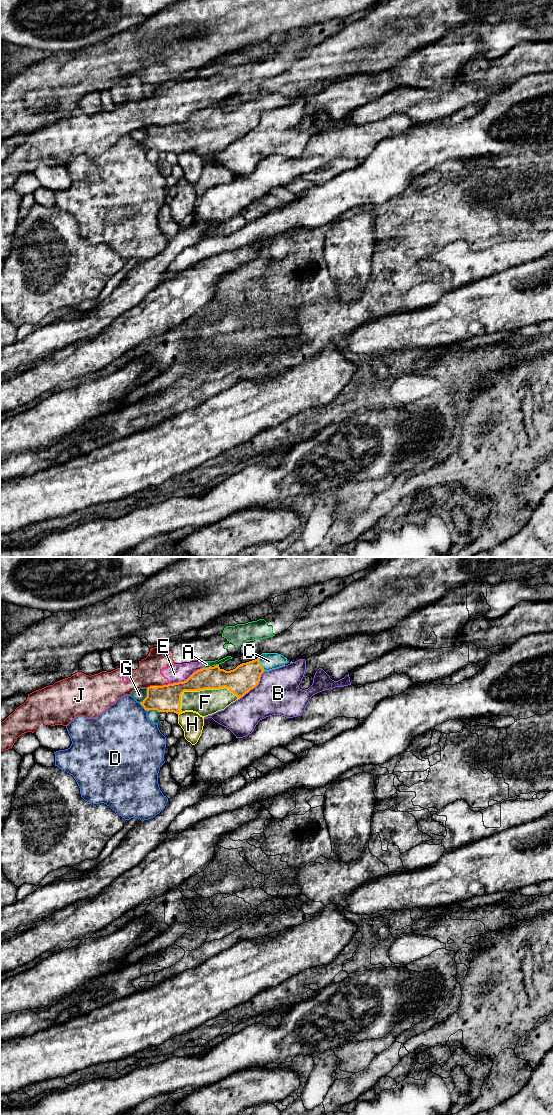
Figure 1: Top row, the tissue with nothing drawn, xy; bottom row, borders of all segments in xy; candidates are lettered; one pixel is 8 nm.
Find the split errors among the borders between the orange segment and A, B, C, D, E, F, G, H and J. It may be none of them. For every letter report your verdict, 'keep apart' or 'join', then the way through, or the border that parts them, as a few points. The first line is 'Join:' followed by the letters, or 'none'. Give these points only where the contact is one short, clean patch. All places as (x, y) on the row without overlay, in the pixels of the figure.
Join: C, F
A: keep apart
B: keep apart
C: join
D: keep apart
E: keep apart
F: join
G: keep apart | along xy (147, 128), (147, 135), (139, 142)
H: keep apart
J: keep apart

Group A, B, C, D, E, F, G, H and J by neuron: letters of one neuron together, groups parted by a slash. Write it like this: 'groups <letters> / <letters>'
groups A E J / B / C F / D / G / H

